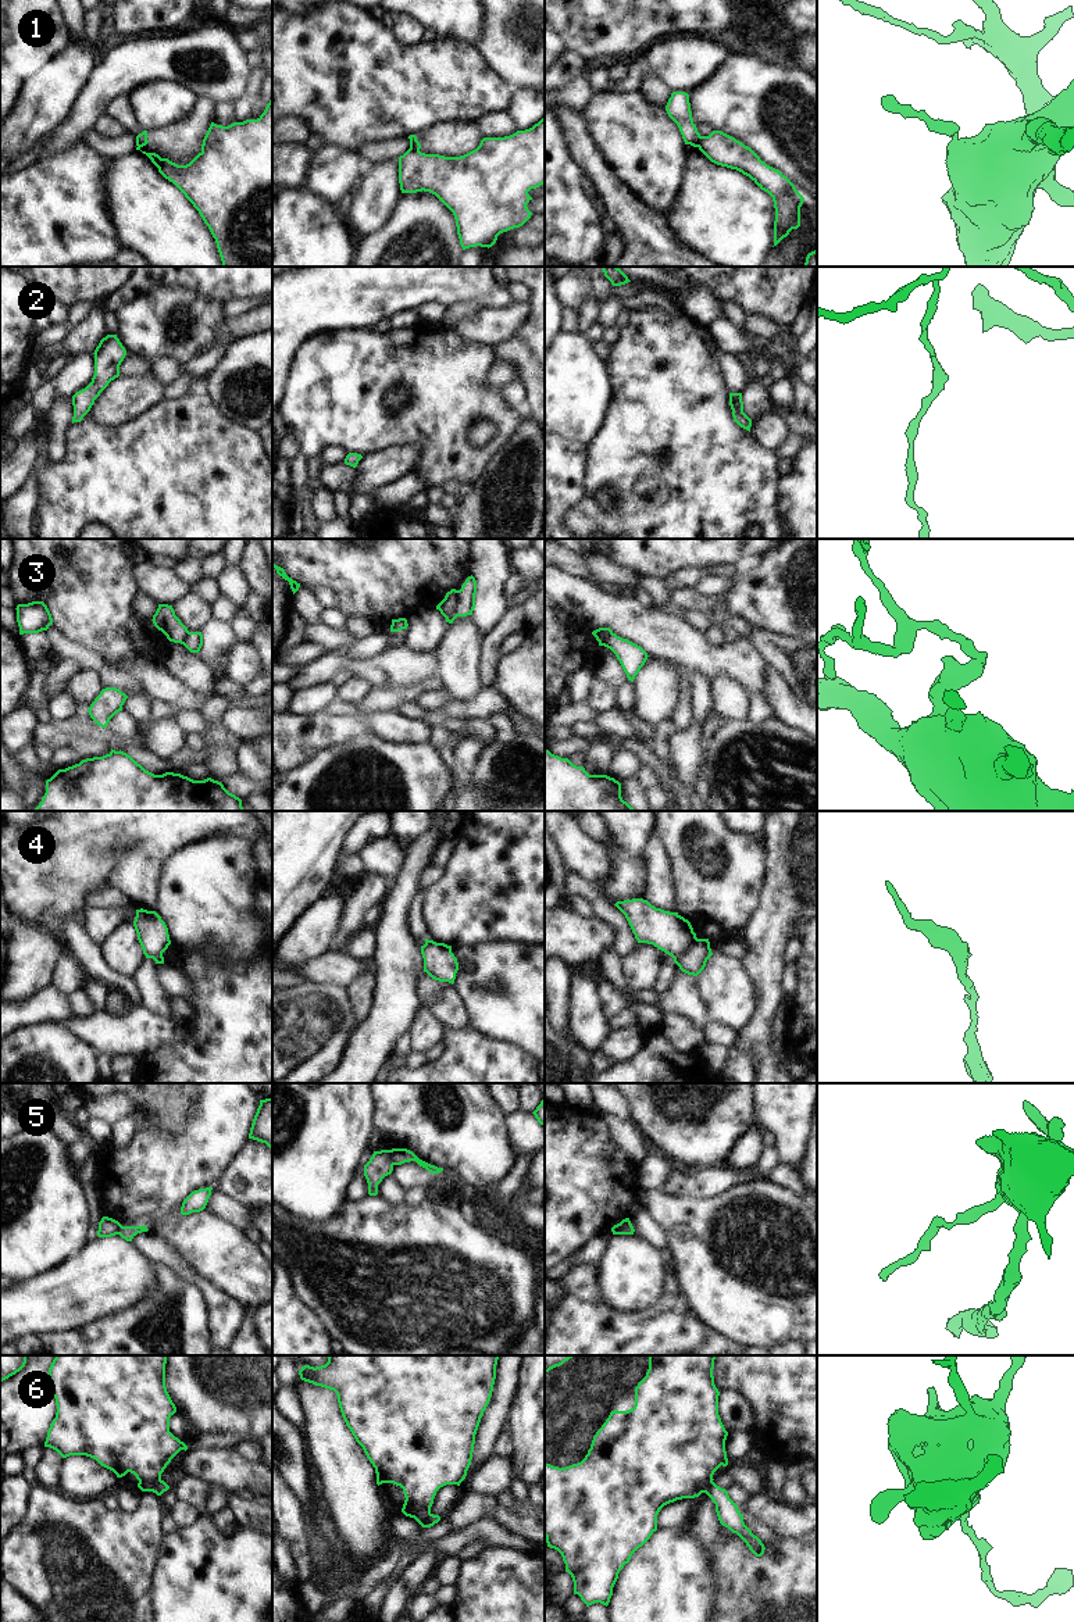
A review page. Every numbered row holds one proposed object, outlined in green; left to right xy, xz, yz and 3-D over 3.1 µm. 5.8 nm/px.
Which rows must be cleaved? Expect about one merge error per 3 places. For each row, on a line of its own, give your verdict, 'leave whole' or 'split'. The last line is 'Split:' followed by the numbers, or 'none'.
1: split
2: leave whole
3: split
4: split
5: split
6: split
Split: 1, 3, 4, 5, 6

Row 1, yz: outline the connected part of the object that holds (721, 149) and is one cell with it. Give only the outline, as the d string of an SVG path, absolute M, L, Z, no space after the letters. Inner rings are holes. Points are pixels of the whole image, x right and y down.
M713 131L709 136L702 136L699 150L711 162L749 176L773 197L775 208L774 246L792 229L800 226L800 207L804 197L782 172L761 161L750 147L721 131Z

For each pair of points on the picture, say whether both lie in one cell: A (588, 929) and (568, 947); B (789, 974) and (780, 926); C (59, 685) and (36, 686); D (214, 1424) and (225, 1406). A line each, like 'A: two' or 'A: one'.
A: one
B: two
C: two
D: one

